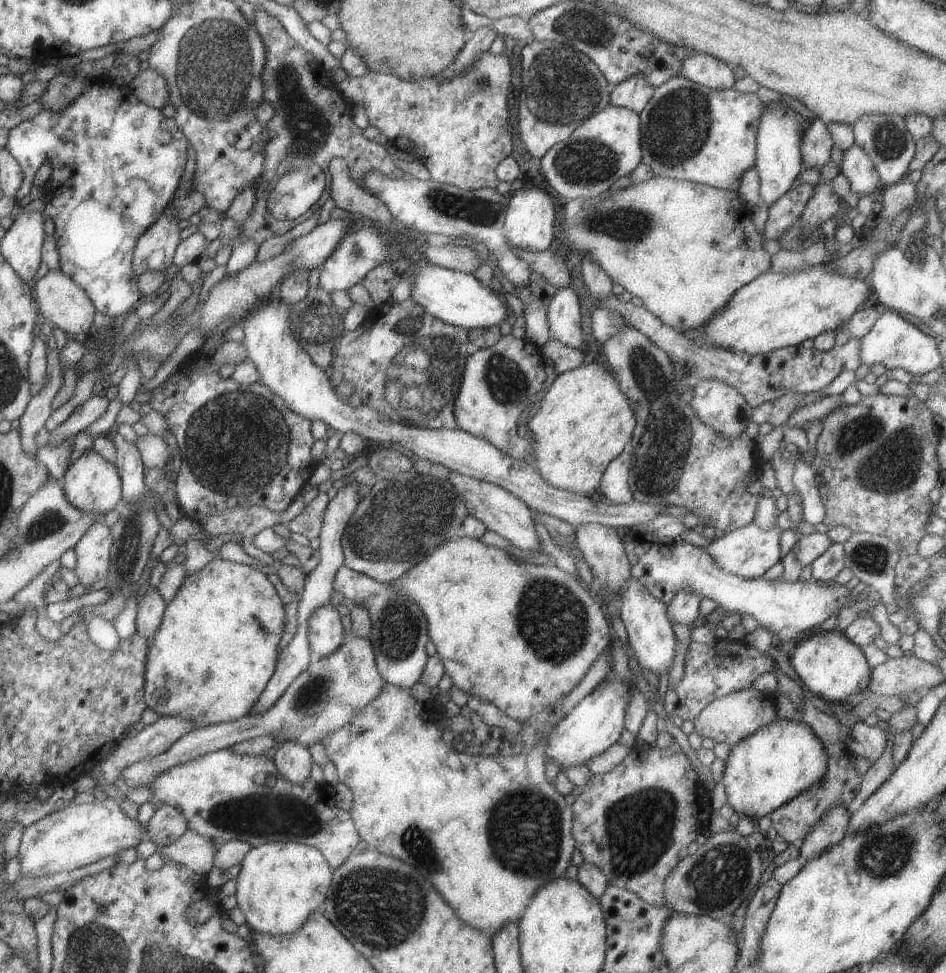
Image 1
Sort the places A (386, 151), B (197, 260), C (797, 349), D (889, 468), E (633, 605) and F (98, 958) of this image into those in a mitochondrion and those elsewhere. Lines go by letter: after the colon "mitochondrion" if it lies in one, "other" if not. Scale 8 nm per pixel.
A: other
B: other
C: other
D: mitochondrion
E: other
F: mitochondrion

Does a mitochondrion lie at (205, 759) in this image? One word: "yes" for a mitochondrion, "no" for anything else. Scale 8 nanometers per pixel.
no

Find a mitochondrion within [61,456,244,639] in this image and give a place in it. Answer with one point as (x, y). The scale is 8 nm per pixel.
(128, 544)

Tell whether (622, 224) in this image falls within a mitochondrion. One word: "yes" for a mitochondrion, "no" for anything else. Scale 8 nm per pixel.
yes

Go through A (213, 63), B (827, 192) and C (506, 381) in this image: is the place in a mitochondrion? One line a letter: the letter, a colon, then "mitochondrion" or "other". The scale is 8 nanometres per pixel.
A: mitochondrion
B: other
C: mitochondrion

